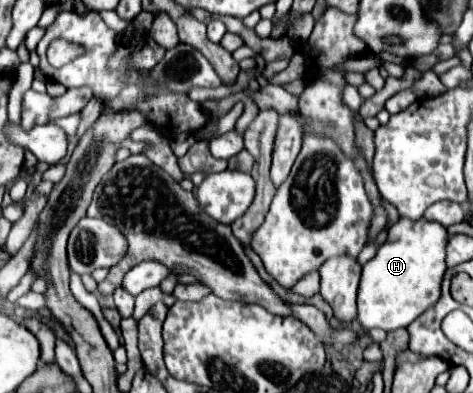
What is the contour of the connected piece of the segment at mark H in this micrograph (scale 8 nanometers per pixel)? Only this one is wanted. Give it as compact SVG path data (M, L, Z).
M400 218L390 230L378 254L364 264L358 288L358 324L364 330L382 328L386 332L410 326L440 296L440 282L446 272L444 246L448 232L424 218Z

